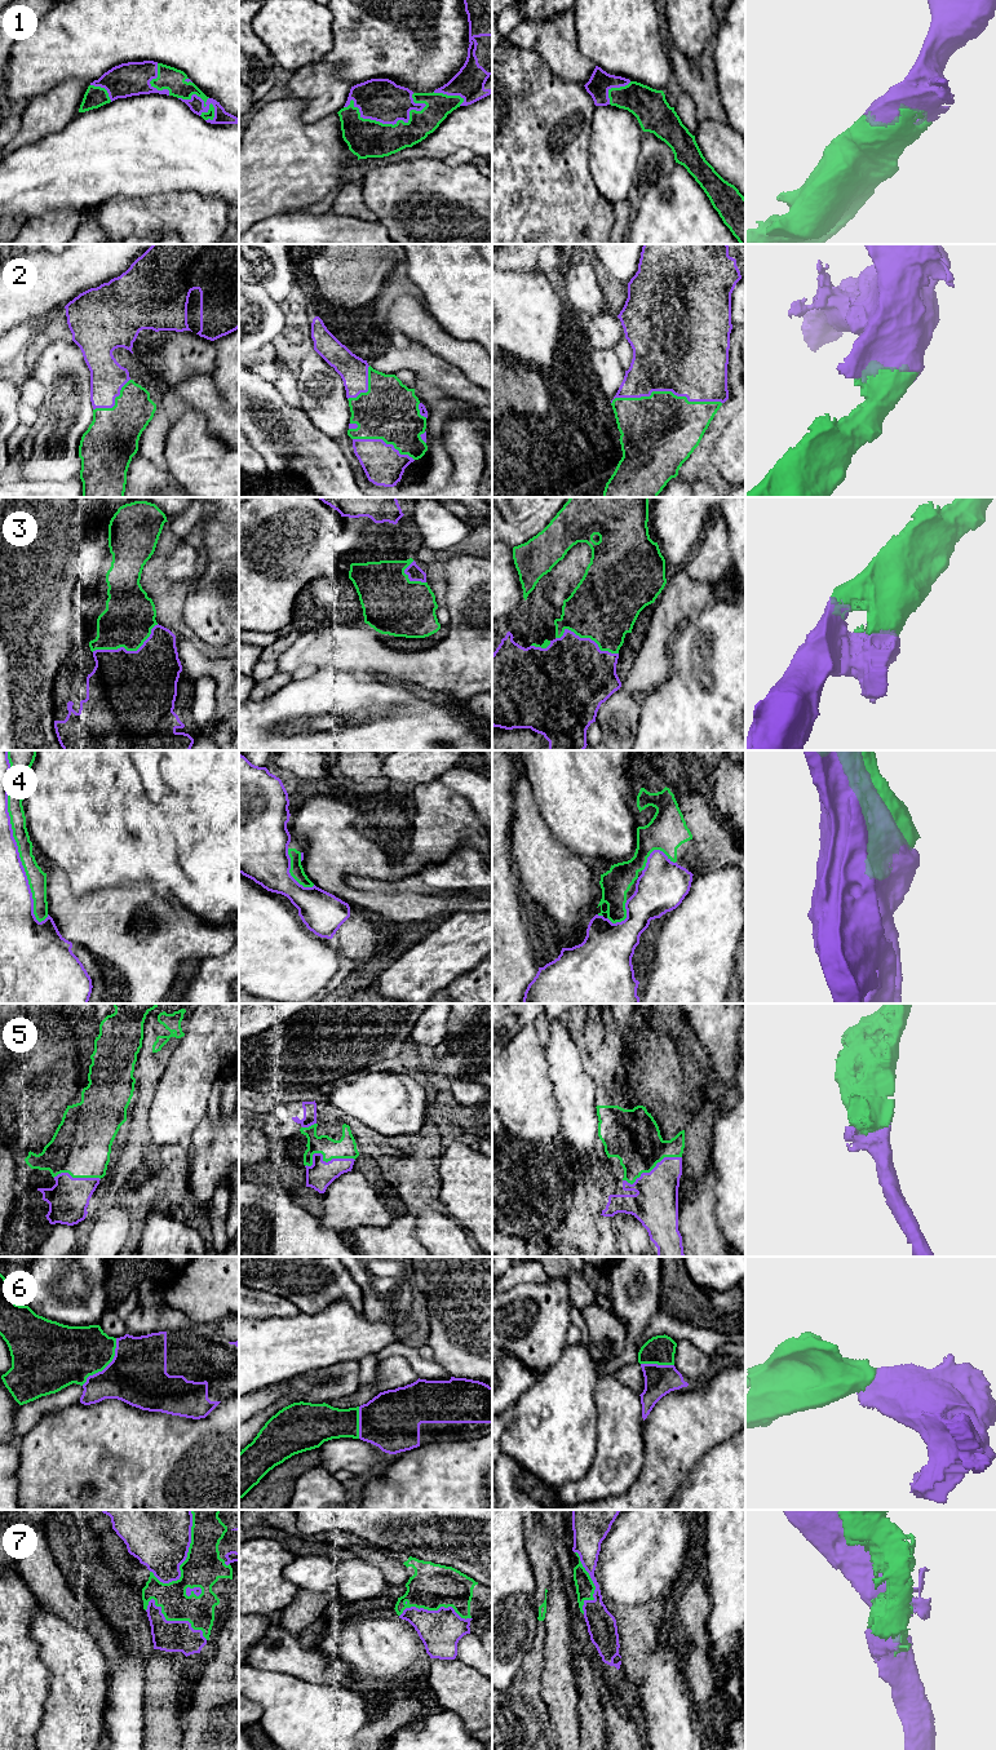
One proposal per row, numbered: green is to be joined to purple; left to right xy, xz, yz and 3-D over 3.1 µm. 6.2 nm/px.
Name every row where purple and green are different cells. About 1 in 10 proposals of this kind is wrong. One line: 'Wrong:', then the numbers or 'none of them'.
Wrong: 4, 7

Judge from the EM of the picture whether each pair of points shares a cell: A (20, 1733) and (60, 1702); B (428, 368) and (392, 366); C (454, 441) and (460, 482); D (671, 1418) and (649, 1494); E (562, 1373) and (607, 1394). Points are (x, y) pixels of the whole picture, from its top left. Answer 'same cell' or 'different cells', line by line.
A: different cells
B: same cell
C: same cell
D: same cell
E: different cells

